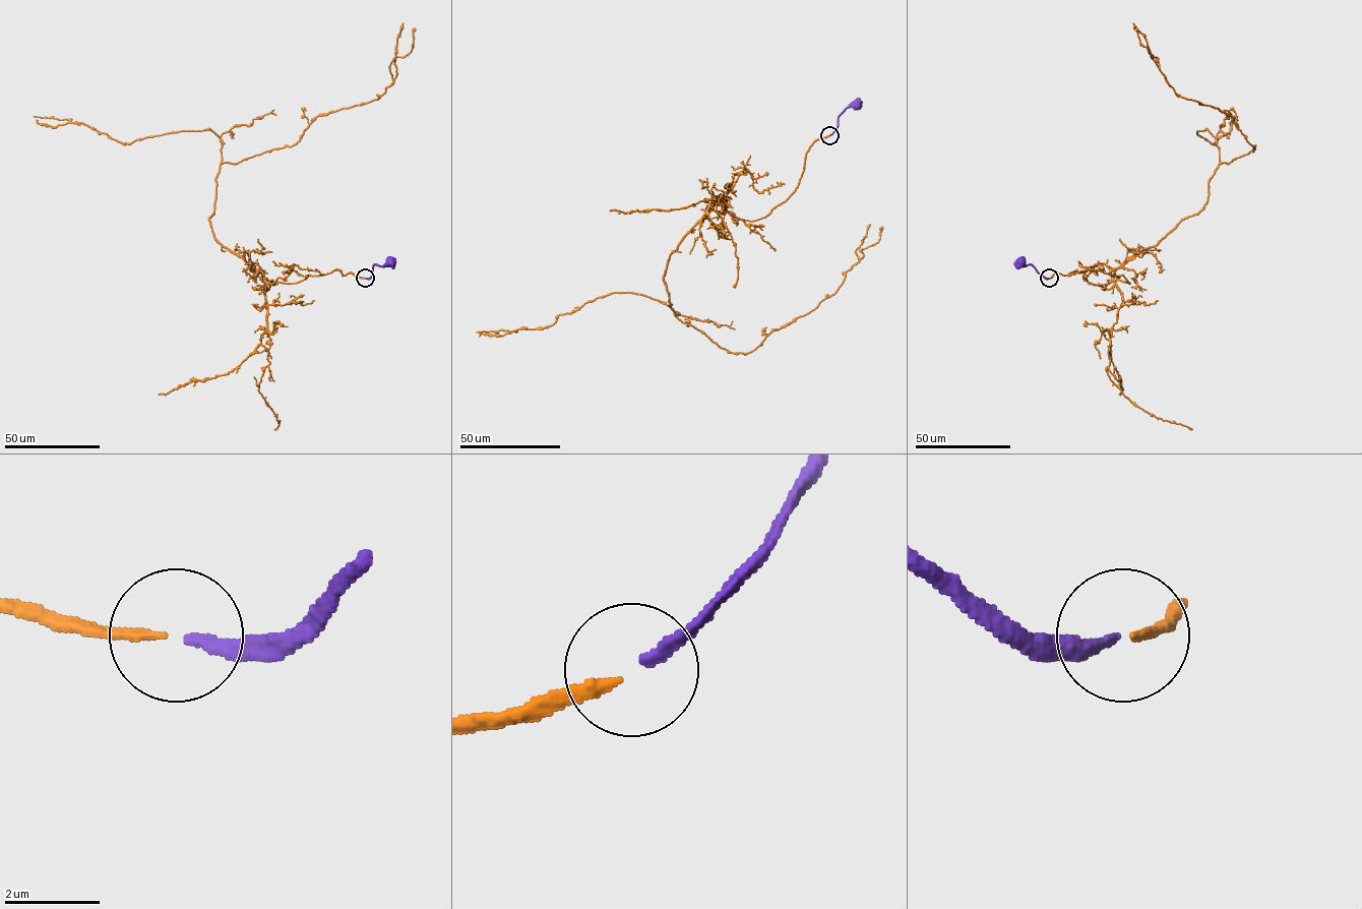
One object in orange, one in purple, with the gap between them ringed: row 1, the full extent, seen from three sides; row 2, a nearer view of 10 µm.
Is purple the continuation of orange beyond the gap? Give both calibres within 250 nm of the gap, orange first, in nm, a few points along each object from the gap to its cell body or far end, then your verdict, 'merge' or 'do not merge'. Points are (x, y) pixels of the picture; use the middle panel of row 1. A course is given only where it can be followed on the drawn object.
calibres 200 and 220 nm; course orange (829, 135), (764, 218), (720, 200), (683, 238), (664, 277), (674, 314), (752, 351), (833, 294), (881, 227); course purple (829, 135), (837, 127), (839, 115), (848, 107), (857, 105); merge

